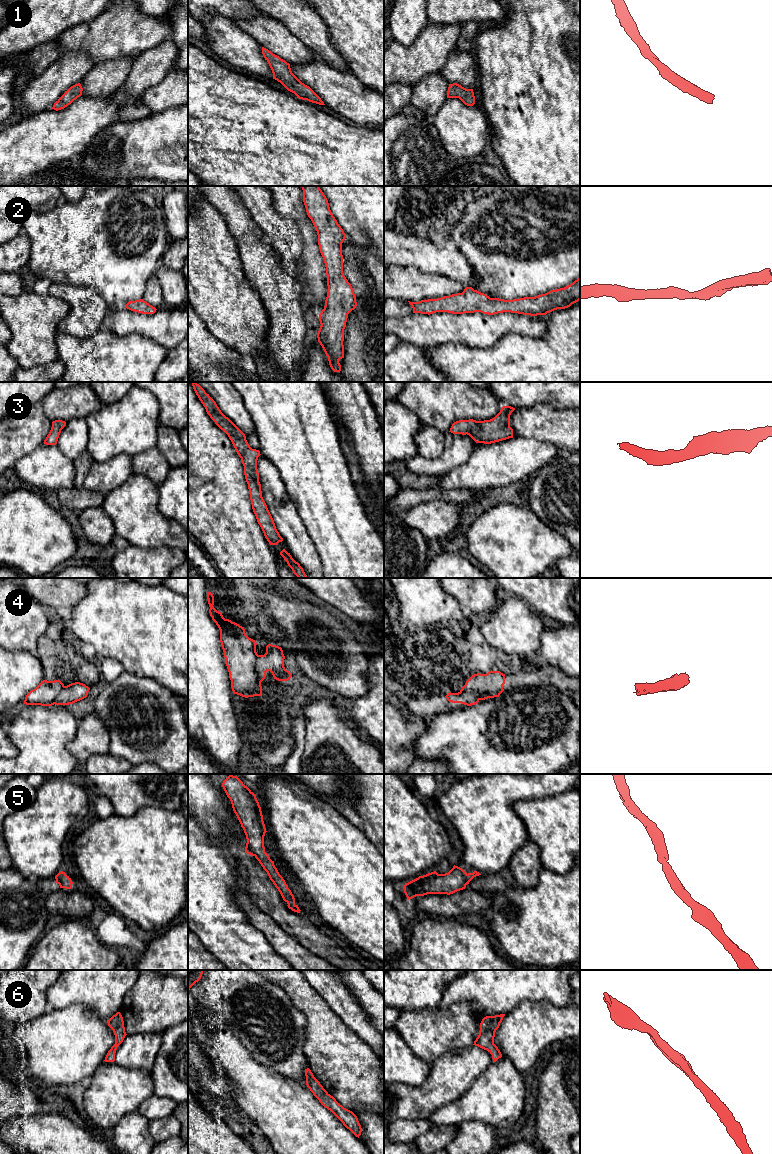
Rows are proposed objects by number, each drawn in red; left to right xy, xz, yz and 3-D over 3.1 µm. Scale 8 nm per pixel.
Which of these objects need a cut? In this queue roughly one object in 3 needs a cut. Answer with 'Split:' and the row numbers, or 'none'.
Split: 4

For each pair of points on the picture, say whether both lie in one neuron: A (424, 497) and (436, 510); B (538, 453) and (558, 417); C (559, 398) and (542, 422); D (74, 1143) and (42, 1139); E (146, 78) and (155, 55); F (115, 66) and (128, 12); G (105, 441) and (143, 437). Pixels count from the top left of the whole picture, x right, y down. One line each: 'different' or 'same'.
A: different
B: different
C: different
D: same
E: same
F: different
G: same

